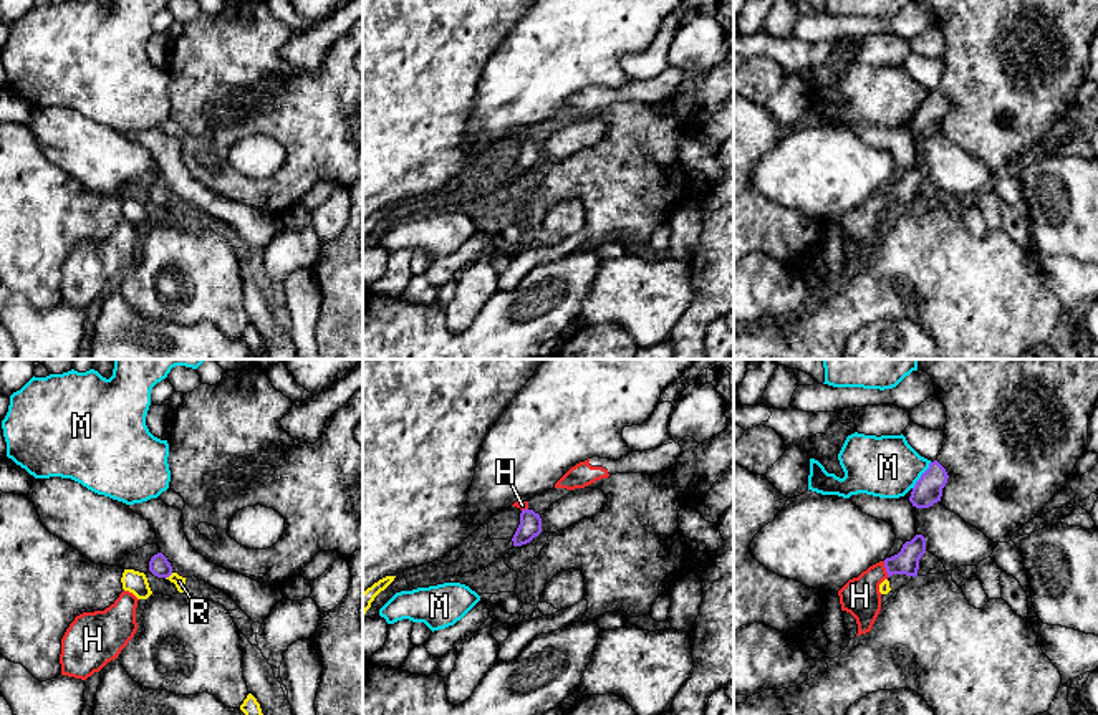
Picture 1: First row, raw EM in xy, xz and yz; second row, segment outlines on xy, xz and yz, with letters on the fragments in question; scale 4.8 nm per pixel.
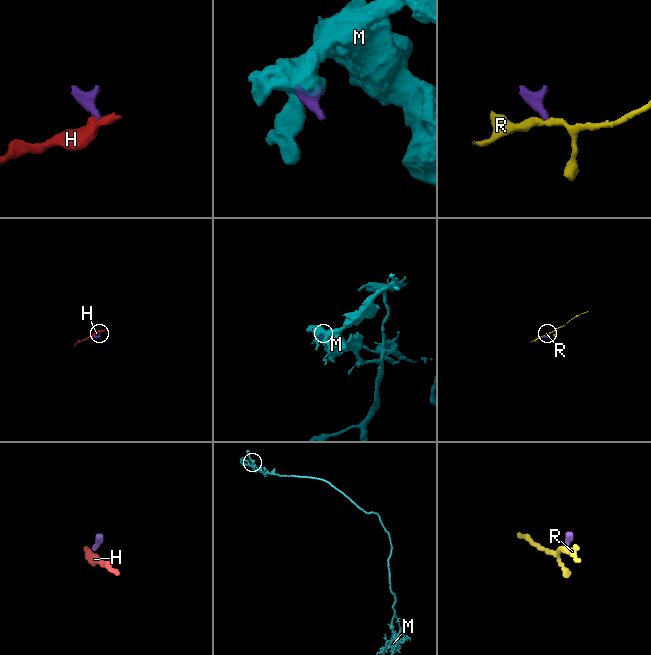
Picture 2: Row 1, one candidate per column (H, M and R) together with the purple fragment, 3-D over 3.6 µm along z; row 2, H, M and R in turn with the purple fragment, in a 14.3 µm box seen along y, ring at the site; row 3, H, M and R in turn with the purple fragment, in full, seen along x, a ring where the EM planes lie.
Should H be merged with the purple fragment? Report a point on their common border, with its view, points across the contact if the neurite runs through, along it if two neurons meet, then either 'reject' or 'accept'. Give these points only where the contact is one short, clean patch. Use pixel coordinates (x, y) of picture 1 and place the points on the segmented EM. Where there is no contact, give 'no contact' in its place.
contact yz (886, 570); way yz (906, 561), (886, 570), (860, 596); accept

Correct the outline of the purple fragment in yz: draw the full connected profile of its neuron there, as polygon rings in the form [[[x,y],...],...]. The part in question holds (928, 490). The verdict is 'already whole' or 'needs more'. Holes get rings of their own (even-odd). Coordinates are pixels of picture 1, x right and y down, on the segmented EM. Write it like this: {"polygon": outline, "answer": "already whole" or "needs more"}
{"polygon": [[[937,460],[931,462],[929,468],[921,475],[911,492],[909,501],[913,506],[929,508],[941,501],[947,478],[949,475],[946,468]]], "answer": "already whole"}

